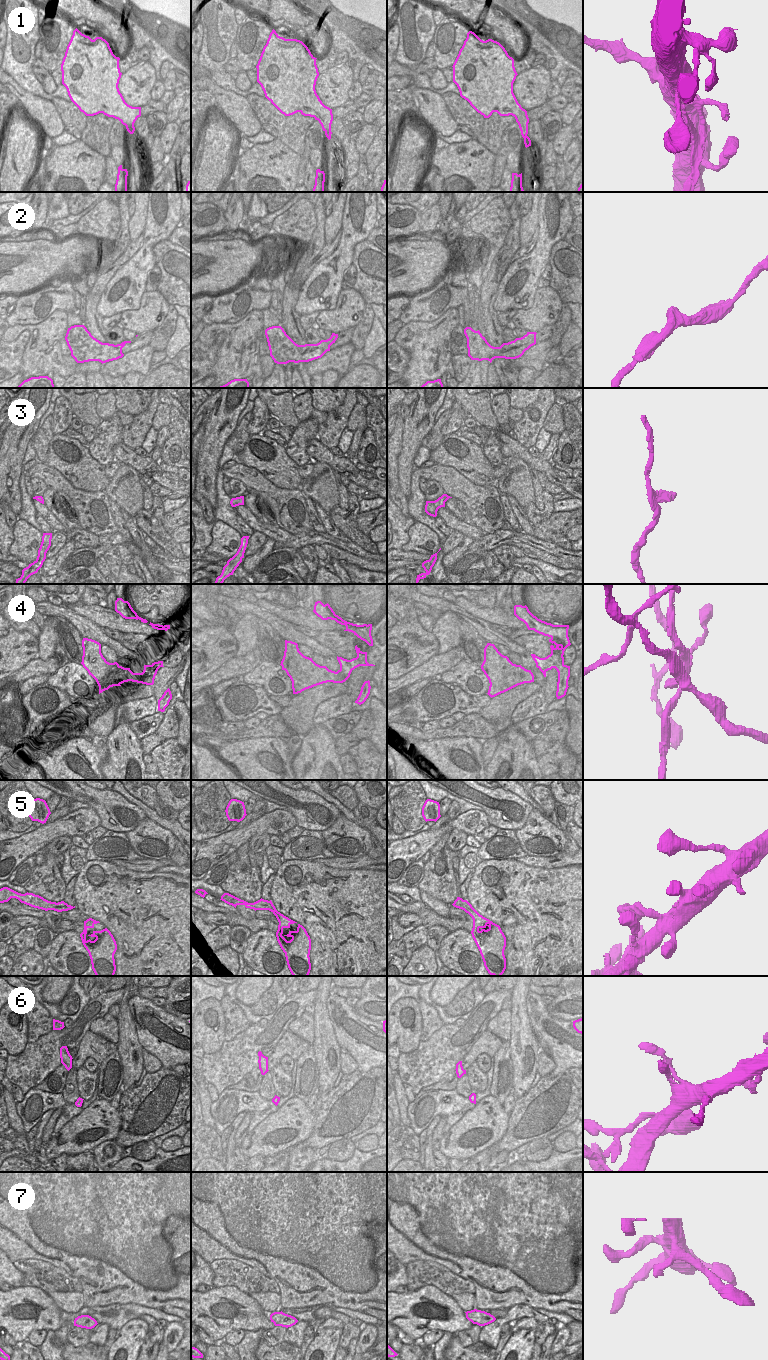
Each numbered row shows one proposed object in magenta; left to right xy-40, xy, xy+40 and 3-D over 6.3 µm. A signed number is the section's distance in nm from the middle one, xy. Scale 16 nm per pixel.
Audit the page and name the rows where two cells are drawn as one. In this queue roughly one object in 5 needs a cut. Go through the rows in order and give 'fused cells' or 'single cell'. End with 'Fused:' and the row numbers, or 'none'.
1: fused cells
2: single cell
3: single cell
4: fused cells
5: single cell
6: single cell
7: single cell
Fused: 1, 4

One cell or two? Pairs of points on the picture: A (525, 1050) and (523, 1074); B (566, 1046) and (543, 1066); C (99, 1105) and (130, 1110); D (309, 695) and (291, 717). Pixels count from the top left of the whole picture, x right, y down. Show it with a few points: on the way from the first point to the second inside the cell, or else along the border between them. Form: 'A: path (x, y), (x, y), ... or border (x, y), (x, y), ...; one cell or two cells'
A: path (524, 1056), (524, 1068); one cell
B: border (548, 1055), (555, 1065), (550, 1074); two cells
C: border (117, 1109), (120, 1115), (120, 1129), (118, 1133); two cells
D: path (308, 700), (296, 712); one cell

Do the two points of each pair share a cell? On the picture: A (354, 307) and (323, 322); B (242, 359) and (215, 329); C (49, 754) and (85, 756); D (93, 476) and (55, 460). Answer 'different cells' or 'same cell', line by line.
A: same cell
B: same cell
C: same cell
D: same cell

